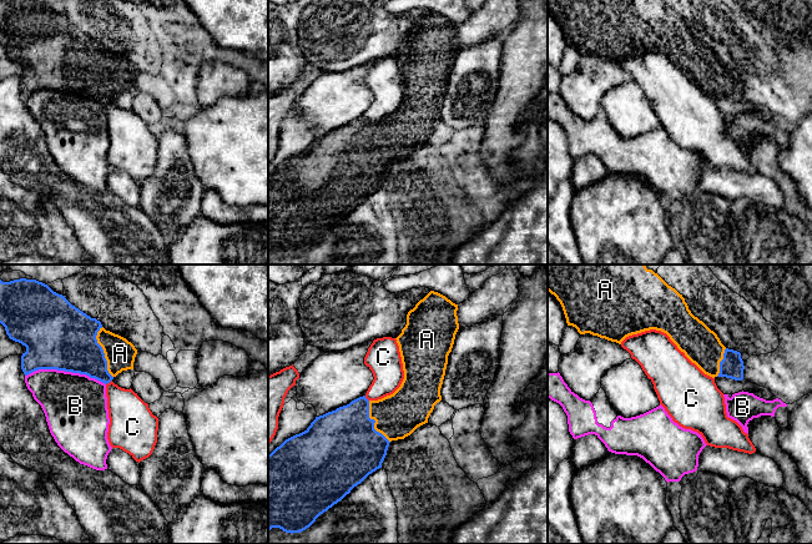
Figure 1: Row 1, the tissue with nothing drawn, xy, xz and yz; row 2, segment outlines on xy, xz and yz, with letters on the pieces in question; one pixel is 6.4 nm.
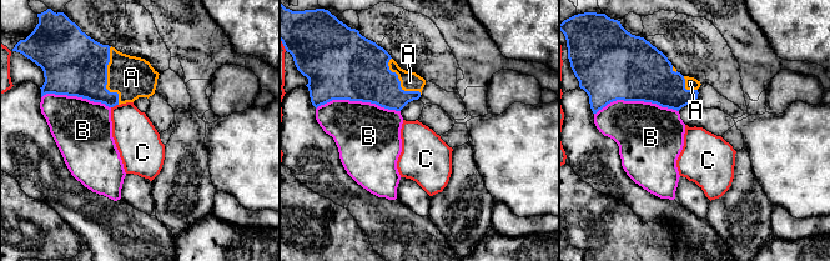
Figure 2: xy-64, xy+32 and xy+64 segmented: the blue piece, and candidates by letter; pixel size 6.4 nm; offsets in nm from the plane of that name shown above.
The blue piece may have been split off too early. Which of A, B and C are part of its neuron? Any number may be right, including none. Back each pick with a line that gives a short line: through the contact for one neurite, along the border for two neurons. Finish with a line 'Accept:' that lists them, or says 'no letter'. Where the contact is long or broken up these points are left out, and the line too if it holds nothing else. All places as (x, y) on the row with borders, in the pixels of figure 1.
Accept: A

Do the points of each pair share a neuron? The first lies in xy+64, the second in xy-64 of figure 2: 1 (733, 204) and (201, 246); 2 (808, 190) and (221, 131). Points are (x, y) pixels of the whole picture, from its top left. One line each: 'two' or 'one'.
1: two
2: one

